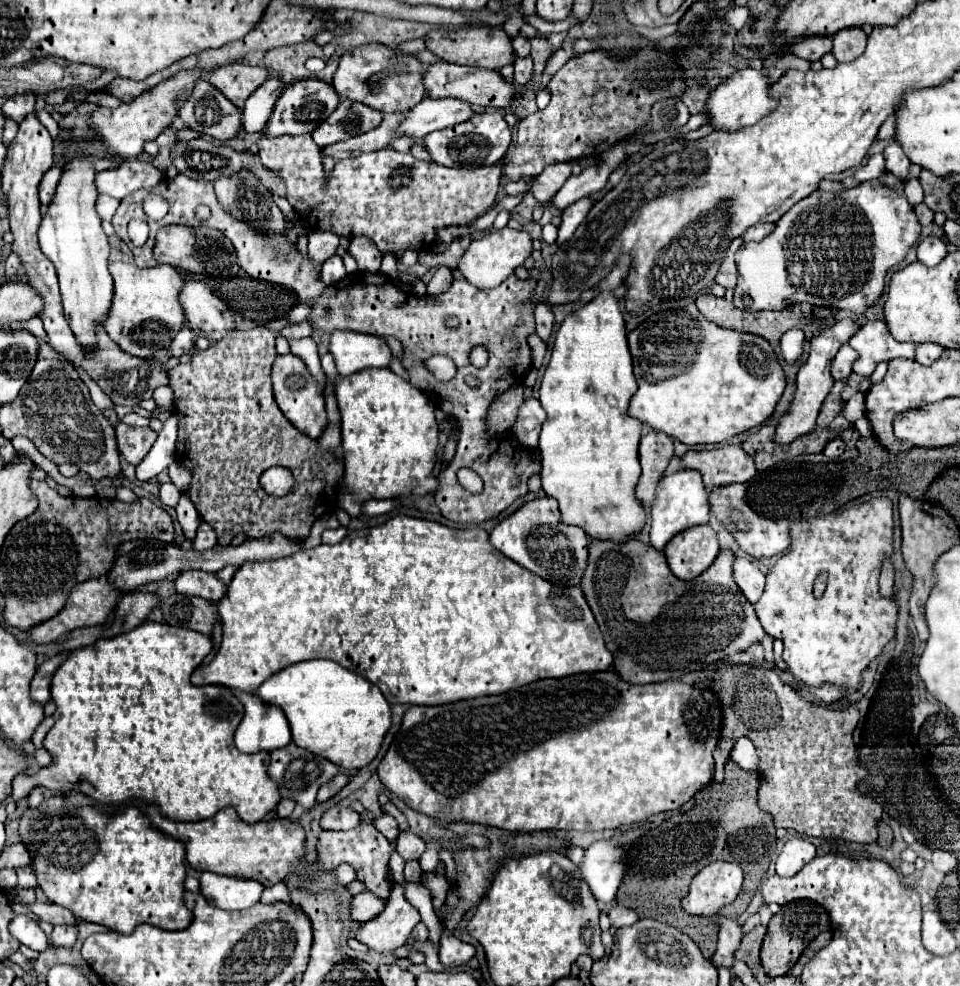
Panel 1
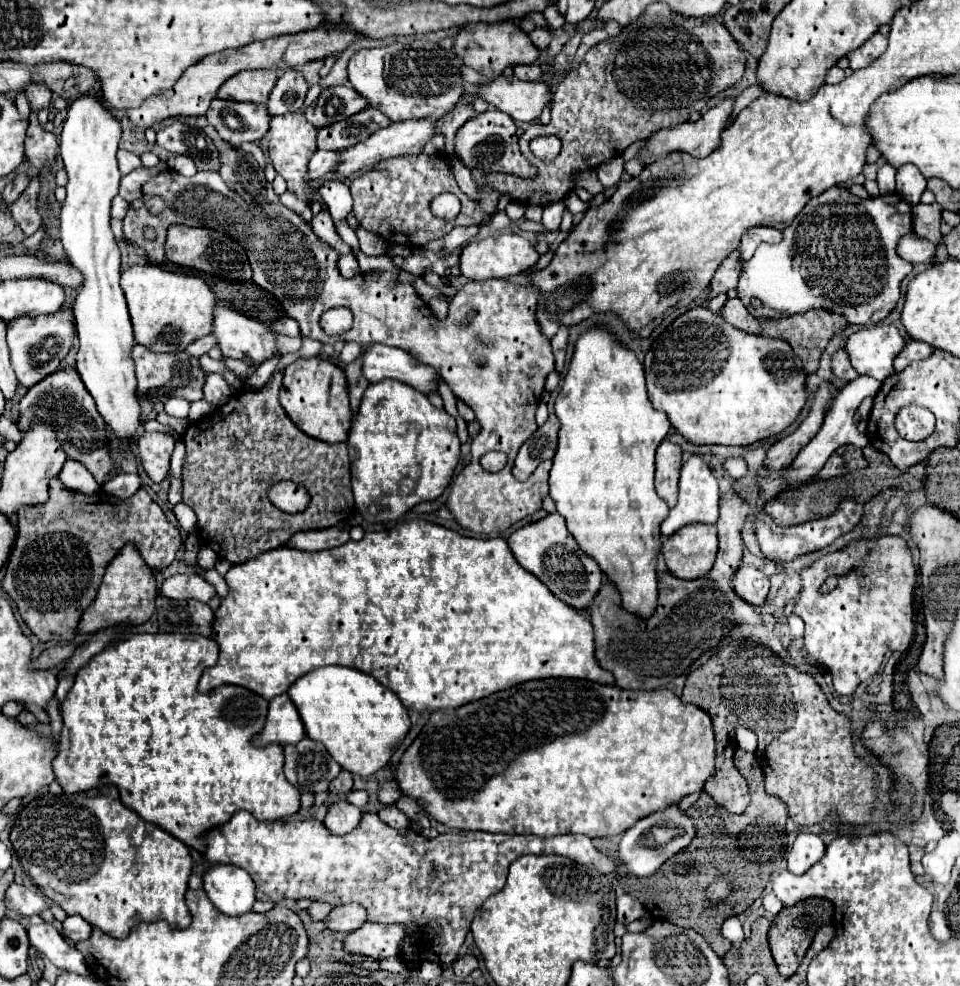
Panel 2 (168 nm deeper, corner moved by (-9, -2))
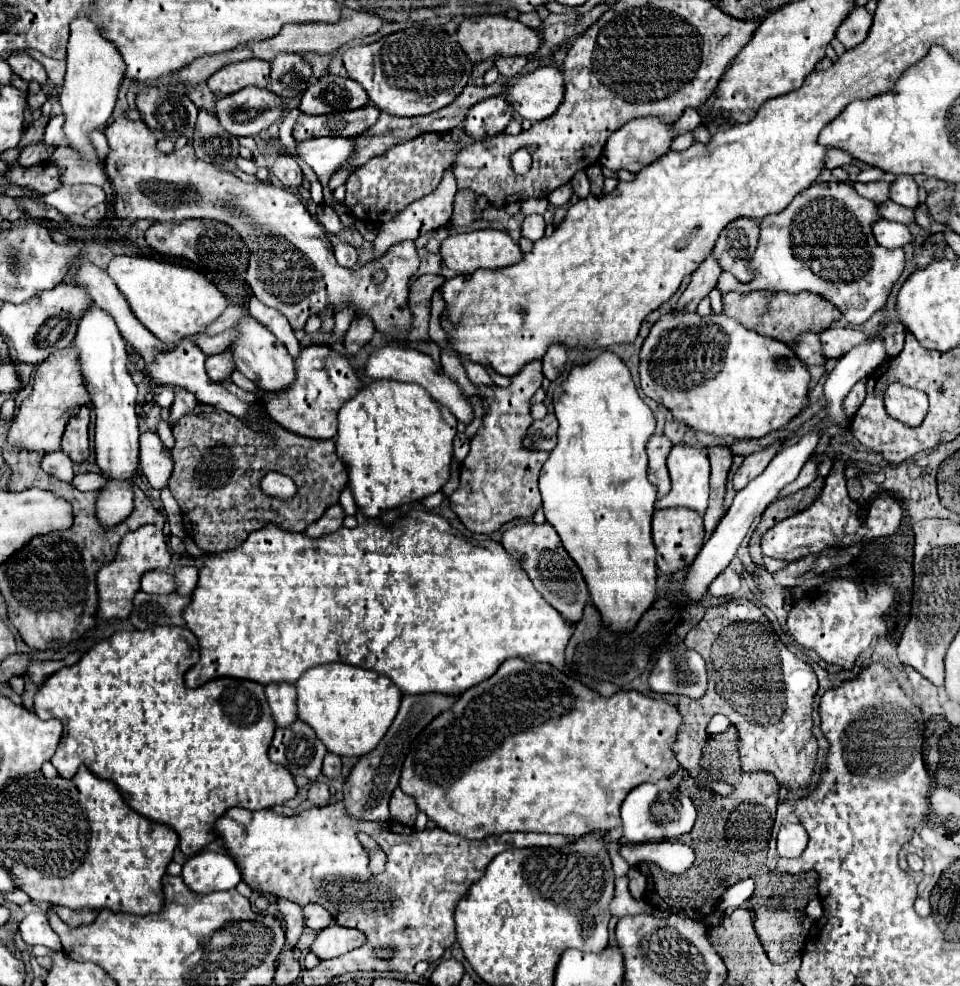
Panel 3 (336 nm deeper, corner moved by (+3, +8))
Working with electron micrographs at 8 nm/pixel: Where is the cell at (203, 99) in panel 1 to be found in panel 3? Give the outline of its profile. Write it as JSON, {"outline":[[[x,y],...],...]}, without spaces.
{"outline":[[[246,87],[244,91],[218,99],[216,107],[216,115],[224,129],[236,137],[254,137],[262,129],[268,129],[274,121],[282,119],[282,113],[286,113],[292,103],[290,99],[274,95],[270,89]]]}

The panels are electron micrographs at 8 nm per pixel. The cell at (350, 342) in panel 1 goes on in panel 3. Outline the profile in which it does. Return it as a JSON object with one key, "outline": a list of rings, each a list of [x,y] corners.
{"outline":[[[386,345],[386,347],[378,349],[368,359],[366,373],[372,379],[394,379],[394,381],[402,381],[402,383],[416,383],[416,385],[424,387],[438,403],[446,405],[456,415],[456,419],[462,421],[464,425],[468,425],[474,419],[470,399],[458,389],[458,385],[450,377],[446,377],[442,373],[440,365],[430,355],[424,355],[424,353],[414,351],[414,349],[404,349],[404,347],[398,347],[398,345]]]}

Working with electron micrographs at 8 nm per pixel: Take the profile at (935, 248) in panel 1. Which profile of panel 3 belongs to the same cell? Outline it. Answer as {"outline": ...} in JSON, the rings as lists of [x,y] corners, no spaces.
{"outline":[[[878,219],[872,223],[872,233],[878,241],[878,245],[888,247],[888,249],[896,249],[896,247],[906,247],[914,241],[914,237],[910,235],[908,227],[904,227],[902,223],[894,223],[888,219]]]}

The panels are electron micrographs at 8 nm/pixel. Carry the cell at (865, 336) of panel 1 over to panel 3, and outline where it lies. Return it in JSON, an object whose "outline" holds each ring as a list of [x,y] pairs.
{"outline":[[[830,327],[818,333],[818,337],[822,343],[822,355],[826,359],[838,359],[848,353],[848,349],[866,341],[866,335],[852,327]]]}

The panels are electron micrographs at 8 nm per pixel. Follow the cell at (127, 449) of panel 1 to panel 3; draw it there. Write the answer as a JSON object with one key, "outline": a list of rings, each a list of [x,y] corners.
{"outline":[[[146,431],[140,437],[140,469],[154,489],[164,489],[174,469],[172,453],[154,431]]]}

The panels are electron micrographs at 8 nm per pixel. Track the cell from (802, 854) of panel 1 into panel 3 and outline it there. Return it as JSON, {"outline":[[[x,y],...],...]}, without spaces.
{"outline":[[[784,823],[778,831],[778,853],[782,857],[798,857],[806,849],[806,829],[800,823]]]}

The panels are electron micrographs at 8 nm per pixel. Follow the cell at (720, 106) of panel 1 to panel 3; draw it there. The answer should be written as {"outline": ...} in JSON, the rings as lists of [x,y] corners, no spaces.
{"outline":[[[656,117],[628,121],[622,129],[618,129],[616,133],[612,133],[608,137],[604,151],[602,151],[602,157],[600,157],[600,165],[610,171],[626,169],[626,171],[638,173],[642,167],[658,161],[670,149],[672,139],[674,139],[672,125],[664,125],[662,121],[656,121]]]}

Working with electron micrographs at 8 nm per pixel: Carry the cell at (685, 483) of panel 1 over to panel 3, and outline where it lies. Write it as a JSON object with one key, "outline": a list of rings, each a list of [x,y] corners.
{"outline":[[[678,443],[672,447],[666,459],[672,489],[664,499],[656,501],[656,509],[688,507],[704,515],[708,507],[708,477],[710,463],[706,451]]]}

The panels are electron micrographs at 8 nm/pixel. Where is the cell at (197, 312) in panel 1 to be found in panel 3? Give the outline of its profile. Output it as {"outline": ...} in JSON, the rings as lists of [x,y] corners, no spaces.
{"outline":[[[252,317],[240,321],[236,325],[236,331],[238,331],[238,339],[230,349],[236,361],[236,369],[240,369],[250,381],[258,385],[258,389],[266,393],[282,393],[284,389],[288,389],[296,379],[296,369],[286,347],[264,325],[260,325]]]}

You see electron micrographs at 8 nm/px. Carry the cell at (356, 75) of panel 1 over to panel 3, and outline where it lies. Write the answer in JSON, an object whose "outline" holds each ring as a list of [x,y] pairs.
{"outline":[[[412,25],[376,43],[348,49],[344,53],[344,67],[348,77],[366,89],[370,101],[380,111],[396,117],[416,117],[450,105],[468,85],[474,63],[444,27]]]}

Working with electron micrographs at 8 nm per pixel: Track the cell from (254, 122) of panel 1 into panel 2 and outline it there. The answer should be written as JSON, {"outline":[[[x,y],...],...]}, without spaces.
{"outline":[[[286,69],[274,89],[268,95],[268,115],[276,117],[276,115],[284,115],[290,111],[298,111],[304,107],[304,99],[306,99],[306,91],[308,91],[308,83],[306,79],[294,71],[294,69]]]}

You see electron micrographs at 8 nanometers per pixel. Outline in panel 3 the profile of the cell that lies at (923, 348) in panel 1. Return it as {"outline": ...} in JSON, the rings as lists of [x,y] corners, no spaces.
{"outline":[[[904,333],[888,335],[888,337],[886,337],[886,351],[888,351],[888,357],[896,357],[896,355],[902,351],[902,345],[904,345]]]}

